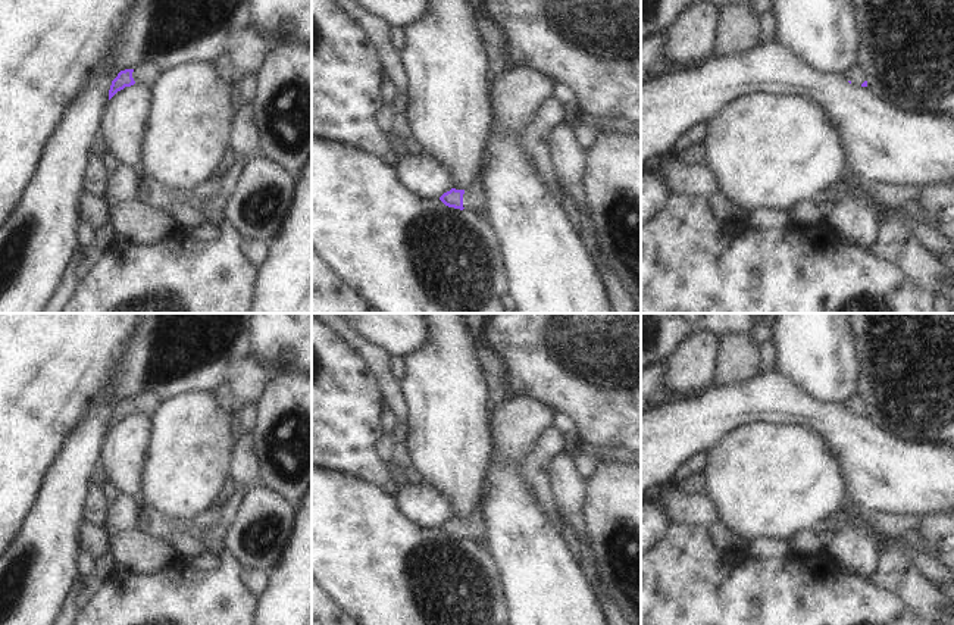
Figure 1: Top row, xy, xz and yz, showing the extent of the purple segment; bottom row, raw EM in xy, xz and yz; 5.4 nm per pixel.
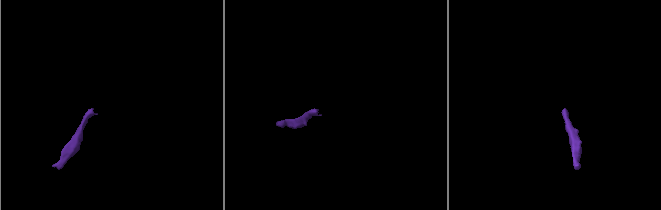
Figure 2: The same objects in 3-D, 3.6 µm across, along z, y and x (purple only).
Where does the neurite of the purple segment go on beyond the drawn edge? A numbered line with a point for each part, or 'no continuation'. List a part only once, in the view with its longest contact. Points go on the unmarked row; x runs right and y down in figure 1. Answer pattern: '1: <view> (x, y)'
1: xz (474, 528).

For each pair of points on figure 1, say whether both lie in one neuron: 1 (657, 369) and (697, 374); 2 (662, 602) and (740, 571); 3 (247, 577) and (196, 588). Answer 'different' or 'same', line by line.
1: different
2: same
3: different

